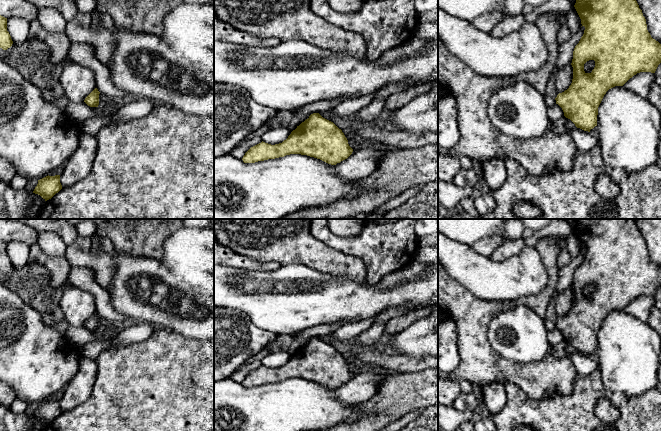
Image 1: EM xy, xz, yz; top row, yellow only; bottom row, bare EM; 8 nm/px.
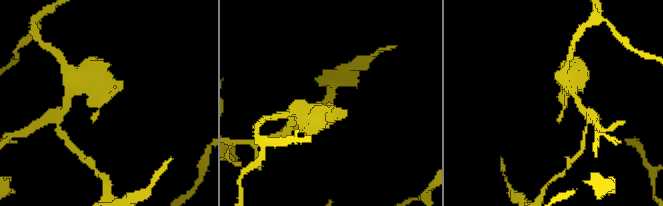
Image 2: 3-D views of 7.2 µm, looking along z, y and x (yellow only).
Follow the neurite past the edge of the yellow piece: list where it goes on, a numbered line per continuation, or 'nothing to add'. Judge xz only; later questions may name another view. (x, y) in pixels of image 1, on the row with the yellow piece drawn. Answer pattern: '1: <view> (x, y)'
nothing to add

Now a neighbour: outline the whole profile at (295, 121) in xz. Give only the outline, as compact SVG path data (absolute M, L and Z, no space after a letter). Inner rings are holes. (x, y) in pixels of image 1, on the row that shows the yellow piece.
M303 108L294 110L294 115L288 125L288 129L293 131L295 130L302 122L309 118L312 113L305 111Z

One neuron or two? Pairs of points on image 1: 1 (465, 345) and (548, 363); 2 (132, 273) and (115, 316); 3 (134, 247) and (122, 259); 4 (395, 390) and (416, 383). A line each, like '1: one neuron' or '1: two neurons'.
1: one neuron
2: two neurons
3: two neurons
4: one neuron

